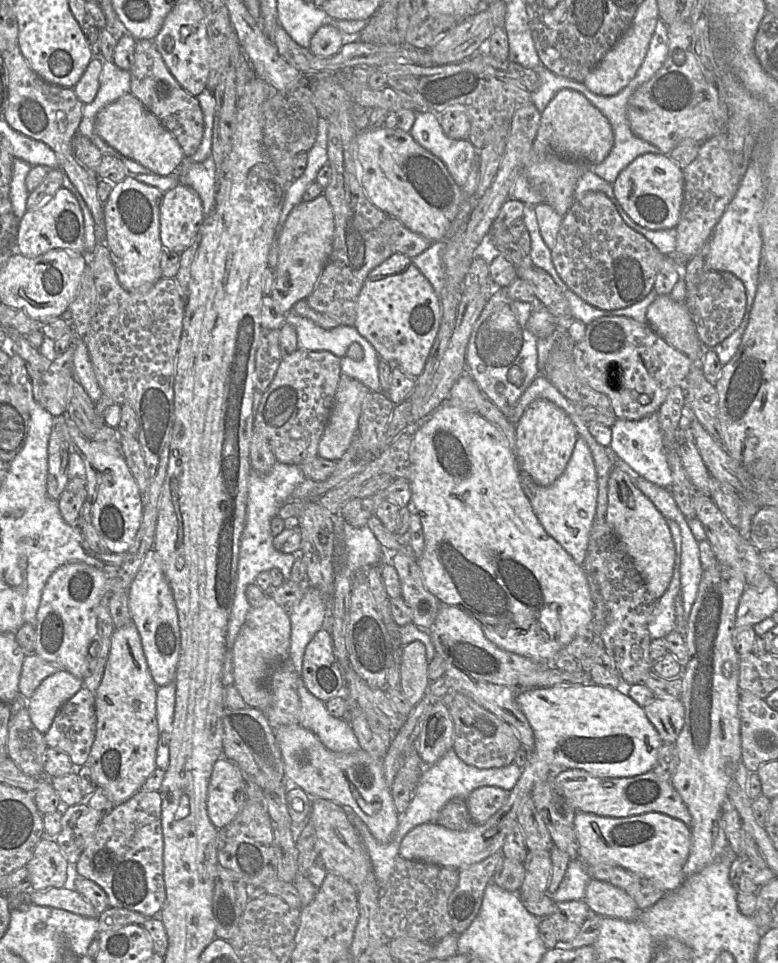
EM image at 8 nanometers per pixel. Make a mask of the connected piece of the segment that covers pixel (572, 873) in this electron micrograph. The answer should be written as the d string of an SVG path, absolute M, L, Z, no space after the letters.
M578 858L571 859L564 877L555 893L551 895L551 899L554 902L584 900L586 887L590 880L585 864Z

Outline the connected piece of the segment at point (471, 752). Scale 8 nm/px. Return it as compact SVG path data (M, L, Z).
M456 693L448 708L454 724L452 750L463 762L481 769L500 768L513 762L521 741L509 724L463 693Z

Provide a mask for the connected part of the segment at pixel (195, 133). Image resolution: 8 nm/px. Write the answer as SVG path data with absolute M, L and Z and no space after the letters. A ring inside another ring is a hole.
M138 39L132 65L129 69L130 93L171 132L178 141L186 157L198 149L204 133L204 117L197 96L187 92L167 68L153 40Z

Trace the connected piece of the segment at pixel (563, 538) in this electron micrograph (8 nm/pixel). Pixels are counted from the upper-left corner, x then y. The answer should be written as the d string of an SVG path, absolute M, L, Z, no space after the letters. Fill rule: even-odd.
M578 438L573 453L571 455L568 469L563 471L561 476L550 486L537 485L526 473L520 470L520 480L525 494L527 495L531 506L539 519L540 523L544 523L548 529L567 547L571 552L569 555L580 566L582 566L586 551L588 548L588 539L586 538L586 532L588 529L592 529L593 520L596 515L597 509L597 473L593 460L592 453L582 438Z

